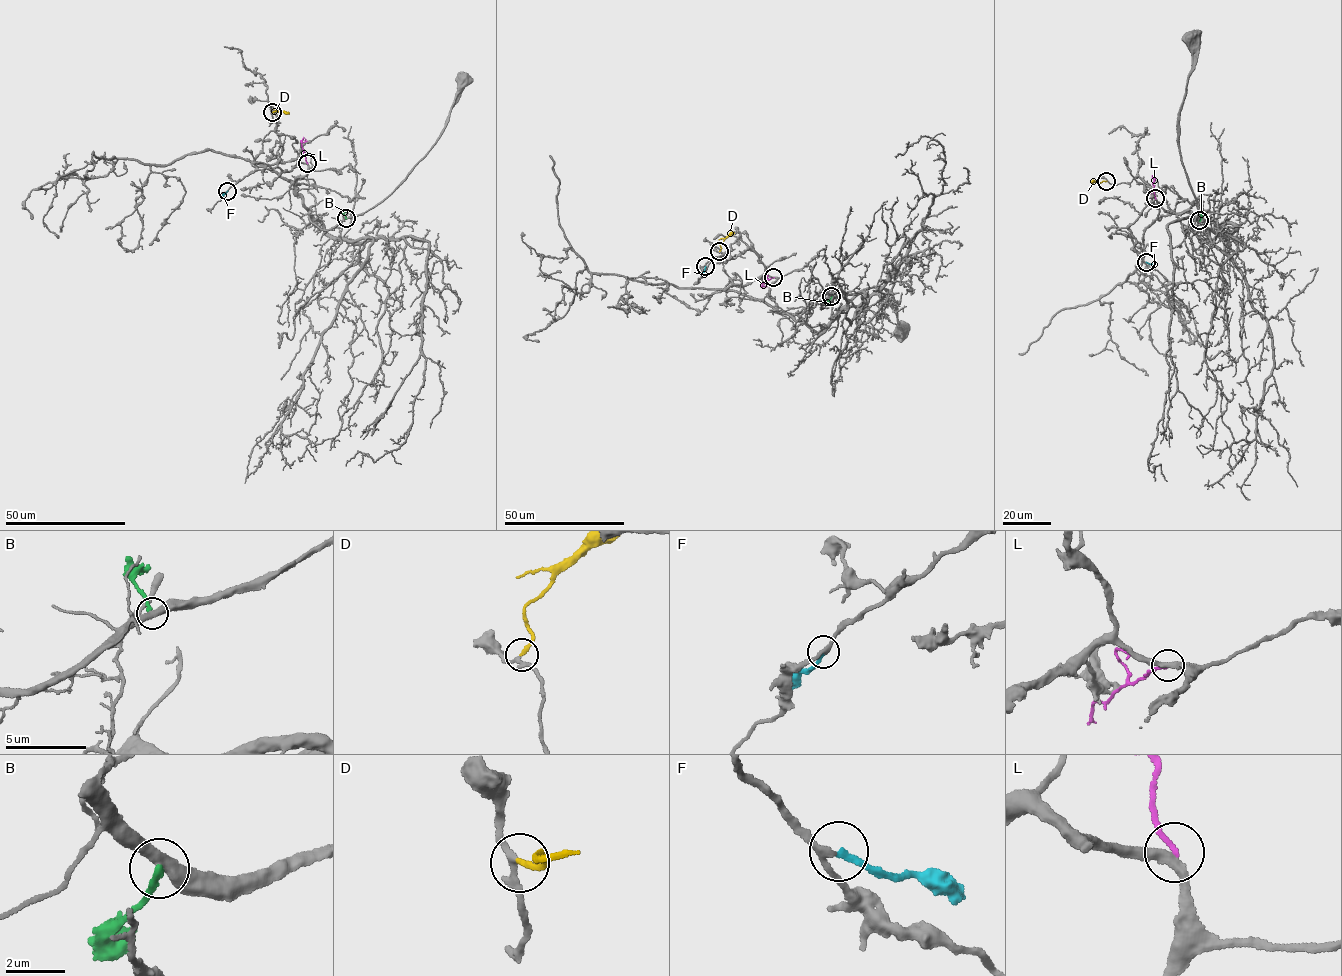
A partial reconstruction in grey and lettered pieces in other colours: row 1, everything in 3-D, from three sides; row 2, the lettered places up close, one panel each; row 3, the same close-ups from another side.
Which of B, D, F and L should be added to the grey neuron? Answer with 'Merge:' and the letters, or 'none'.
Merge: D, F

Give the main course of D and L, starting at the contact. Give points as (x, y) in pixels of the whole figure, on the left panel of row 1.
D: (272, 112), (289, 113)
L: (307, 163), (301, 145), (305, 138)

